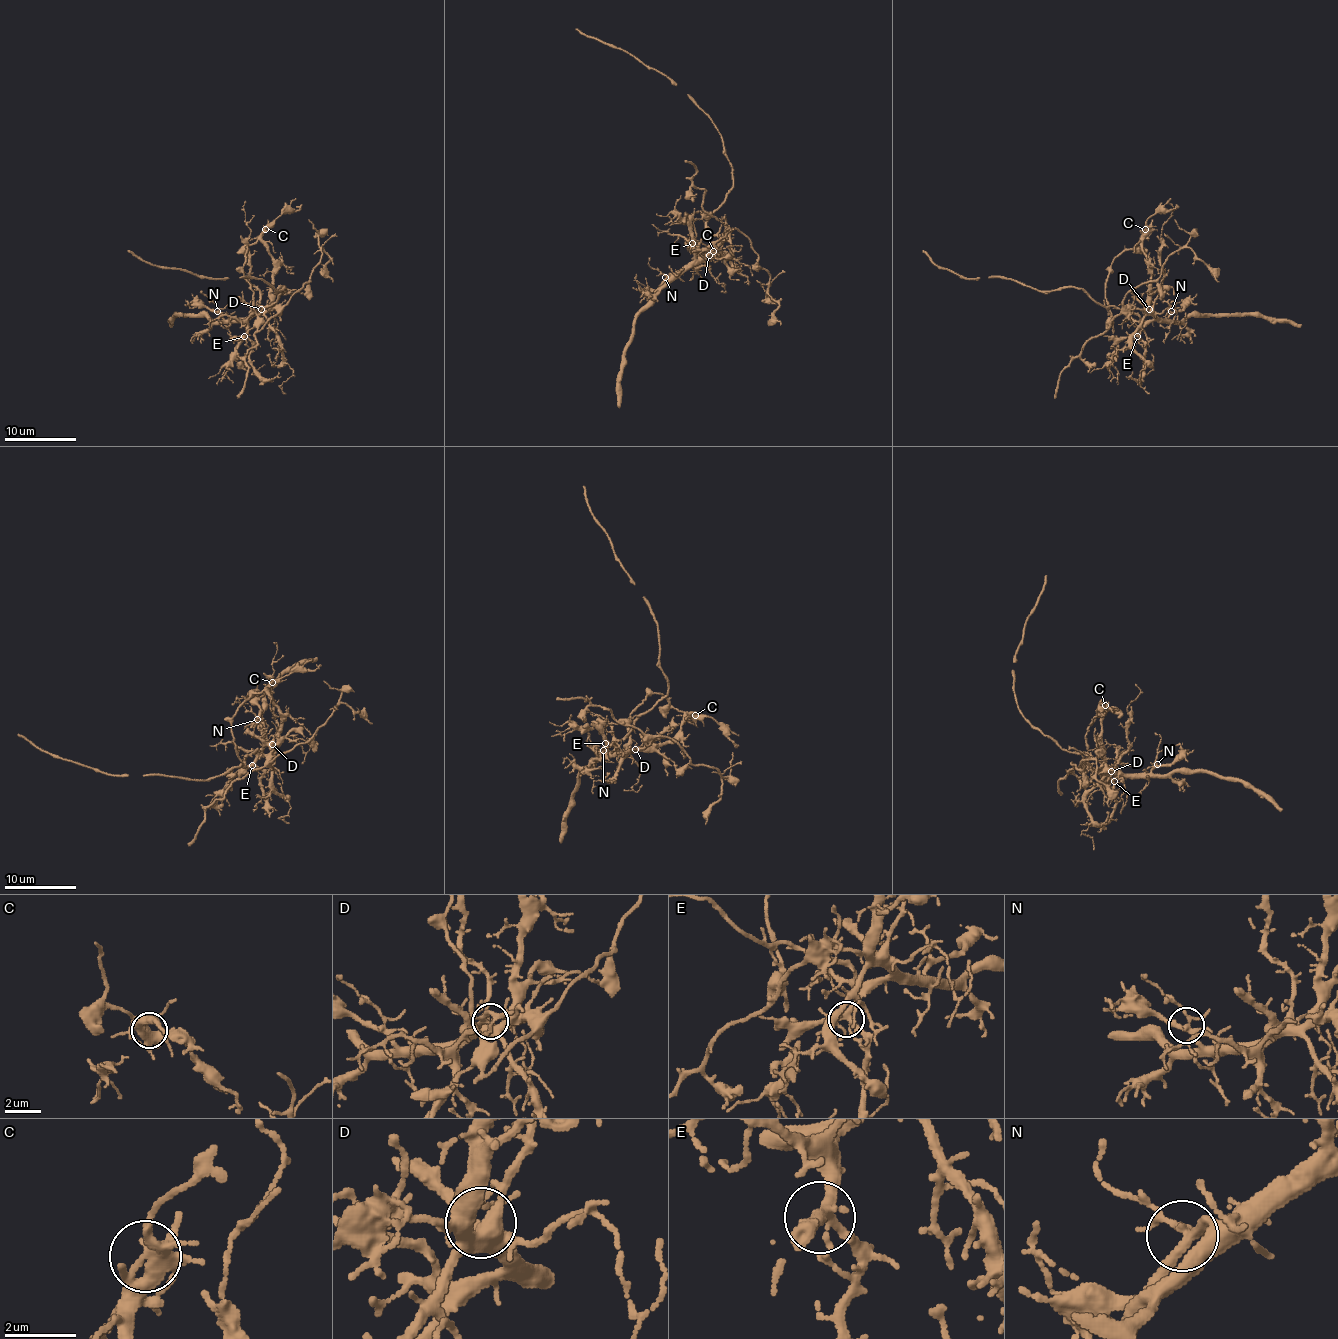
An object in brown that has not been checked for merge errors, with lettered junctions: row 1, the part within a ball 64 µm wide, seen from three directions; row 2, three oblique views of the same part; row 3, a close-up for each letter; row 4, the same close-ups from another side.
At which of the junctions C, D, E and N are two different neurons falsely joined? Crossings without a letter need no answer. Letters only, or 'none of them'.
C

